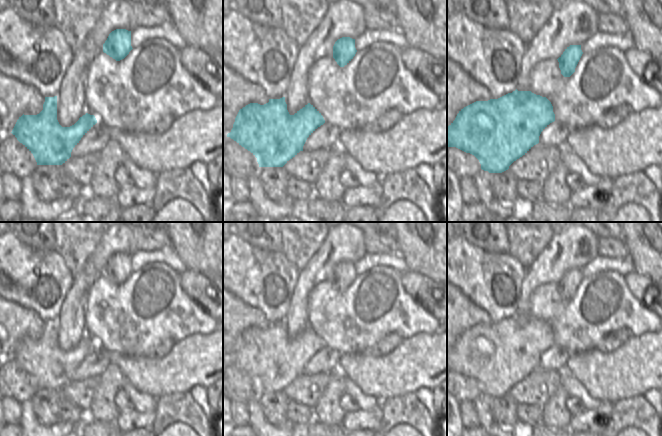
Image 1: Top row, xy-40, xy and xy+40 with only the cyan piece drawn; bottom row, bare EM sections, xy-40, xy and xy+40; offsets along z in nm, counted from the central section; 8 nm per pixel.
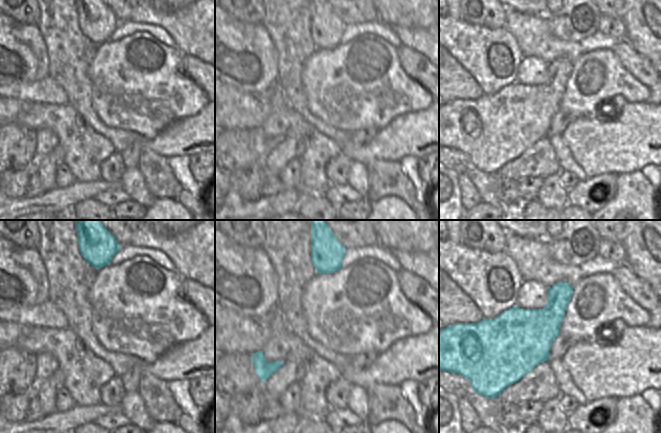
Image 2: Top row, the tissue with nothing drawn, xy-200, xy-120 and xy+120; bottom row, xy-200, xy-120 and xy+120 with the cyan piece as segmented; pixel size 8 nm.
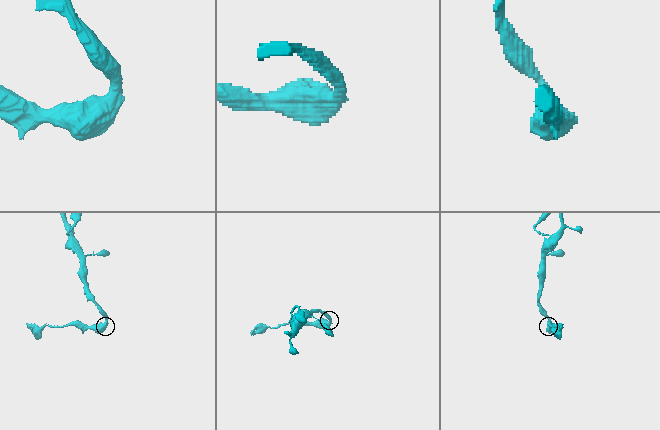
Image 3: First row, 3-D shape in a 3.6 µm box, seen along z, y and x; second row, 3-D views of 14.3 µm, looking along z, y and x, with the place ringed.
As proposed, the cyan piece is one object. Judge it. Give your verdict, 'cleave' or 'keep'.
keep

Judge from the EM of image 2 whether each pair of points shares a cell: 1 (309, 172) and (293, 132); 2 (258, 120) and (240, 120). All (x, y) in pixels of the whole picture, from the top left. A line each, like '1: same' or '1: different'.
1: same
2: same

